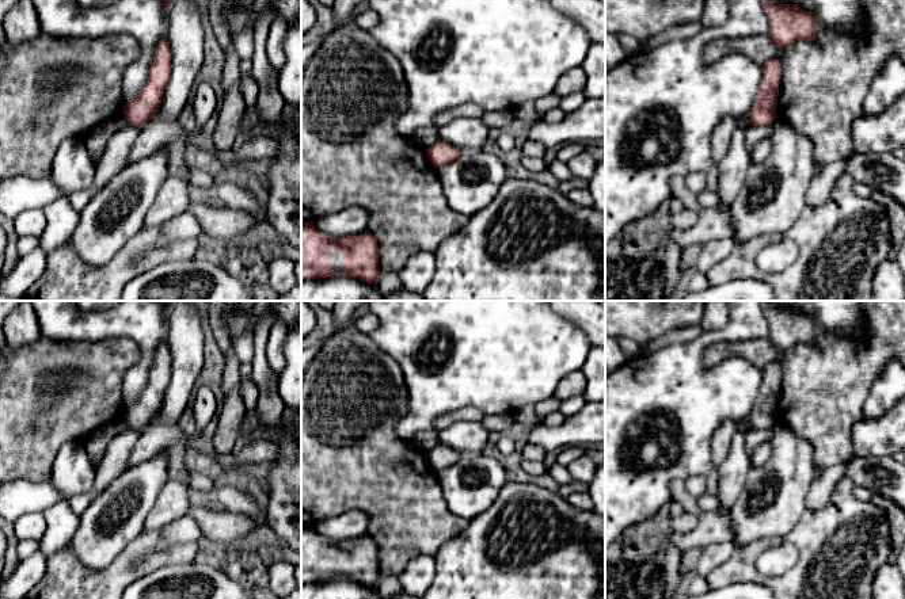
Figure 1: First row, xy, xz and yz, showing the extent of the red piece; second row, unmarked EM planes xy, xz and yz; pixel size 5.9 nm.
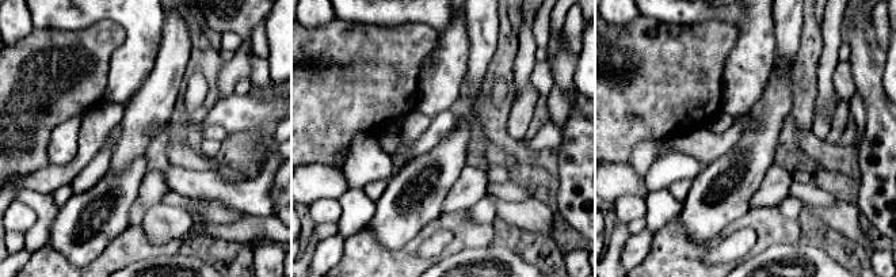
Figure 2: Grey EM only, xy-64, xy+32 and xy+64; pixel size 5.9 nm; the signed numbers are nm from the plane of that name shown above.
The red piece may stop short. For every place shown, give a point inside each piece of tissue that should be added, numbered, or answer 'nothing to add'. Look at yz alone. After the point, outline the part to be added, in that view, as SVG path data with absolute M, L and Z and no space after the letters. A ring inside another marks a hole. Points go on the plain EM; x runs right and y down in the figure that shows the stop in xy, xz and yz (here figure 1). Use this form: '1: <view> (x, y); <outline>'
nothing to add

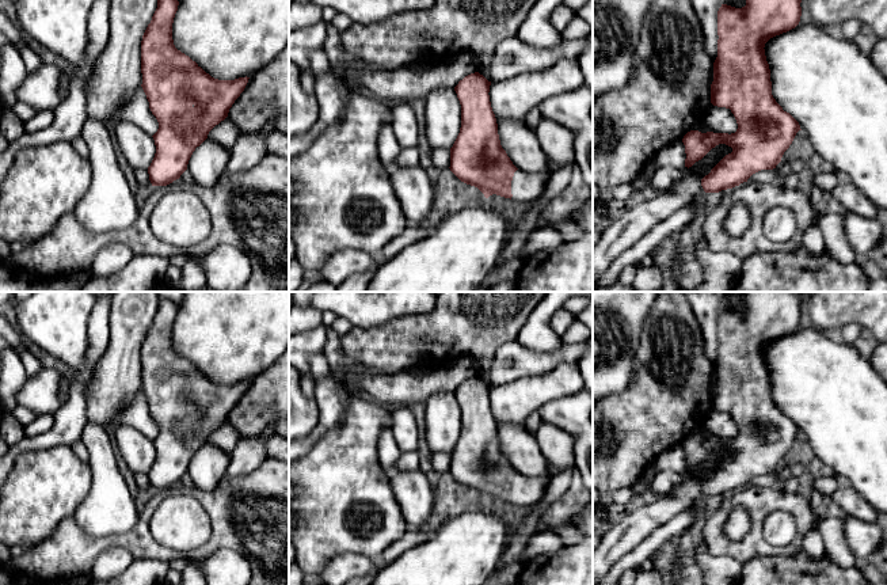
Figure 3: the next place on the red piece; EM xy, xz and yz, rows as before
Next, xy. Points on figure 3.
1: xy (250, 515); M270 459L248 475L236 479L222 478L210 491L197 489L194 485L174 485L167 490L153 490L144 509L138 513L134 528L123 535L106 539L87 536L76 524L75 517L66 517L56 532L28 547L16 558L11 558L5 567L11 571L43 580L71 580L91 574L96 558L110 547L123 547L134 559L202 559L221 548L232 548L245 556L252 575L248 585L289 585L289 463ZM189 494L206 510L212 523L212 536L195 550L180 551L161 546L149 528L152 514L170 495Z

